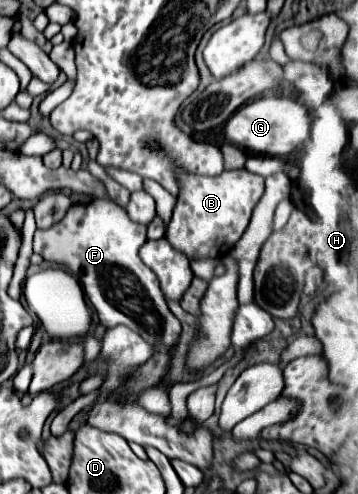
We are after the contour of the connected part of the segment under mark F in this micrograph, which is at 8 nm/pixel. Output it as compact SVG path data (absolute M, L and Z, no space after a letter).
M92 200L90 204L74 204L68 208L66 216L48 230L36 230L34 252L48 262L64 264L76 274L94 306L100 324L120 322L132 330L138 330L144 340L164 348L160 354L152 356L146 364L138 368L136 380L128 386L132 390L142 390L154 386L162 380L168 368L168 350L178 340L180 322L170 312L162 290L158 286L156 274L140 262L140 246L146 242L146 226L132 222L126 210L108 200Z

